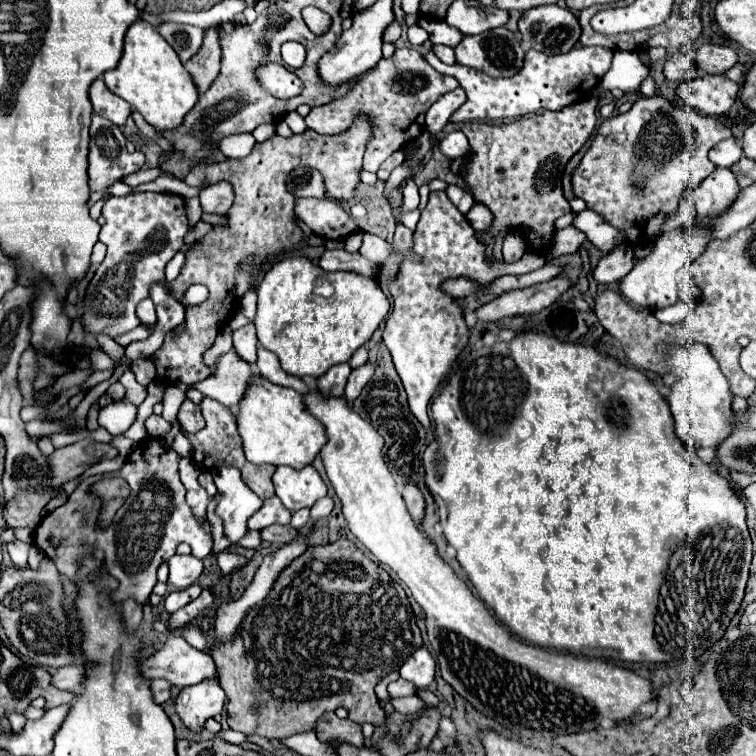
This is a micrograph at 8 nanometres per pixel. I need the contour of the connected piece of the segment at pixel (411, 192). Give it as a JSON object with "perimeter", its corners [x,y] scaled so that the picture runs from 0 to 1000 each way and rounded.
{"perimeter":[[[538,238],[536,249],[533,249],[533,257],[536,257],[536,265],[533,265],[533,278],[544,278],[544,275],[552,275],[554,272],[554,254],[552,254],[552,243],[549,238]]]}

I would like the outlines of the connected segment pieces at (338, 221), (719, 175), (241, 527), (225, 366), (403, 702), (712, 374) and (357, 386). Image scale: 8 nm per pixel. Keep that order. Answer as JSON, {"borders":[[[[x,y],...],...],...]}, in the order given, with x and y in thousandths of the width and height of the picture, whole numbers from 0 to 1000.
{"borders":[[[[396,262],[390,280],[414,304],[414,310],[430,317],[459,315],[462,310],[475,304],[454,270],[440,262]]],[[[948,222],[938,230],[927,243],[909,254],[909,262],[917,265],[922,275],[922,288],[935,291],[935,286],[946,286],[946,280],[956,280],[967,265],[978,257],[978,246],[972,243],[972,233],[964,222]]],[[[292,614],[279,627],[292,653],[287,683],[295,685],[300,712],[313,720],[327,704],[327,685],[345,672],[345,659],[319,635],[319,624],[311,616]]],[[[306,460],[300,468],[295,468],[279,492],[279,497],[263,508],[258,508],[261,516],[266,516],[271,524],[292,532],[295,537],[313,537],[316,529],[324,524],[327,511],[332,508],[332,500],[340,492],[329,479],[324,479],[311,460]]],[[[549,918],[546,921],[536,921],[536,923],[517,923],[517,931],[520,931],[520,937],[525,942],[541,944],[541,947],[549,947],[549,944],[562,939],[562,929],[557,923],[552,923]]],[[[911,455],[911,458],[885,458],[888,471],[882,476],[885,481],[885,513],[888,521],[882,526],[888,548],[893,553],[896,574],[903,585],[911,587],[911,579],[917,585],[917,595],[922,593],[948,593],[959,579],[967,577],[967,529],[970,521],[964,516],[964,505],[951,492],[951,481],[946,481],[946,474],[940,466],[935,466],[935,458],[930,455]]],[[[485,479],[483,484],[478,484],[478,487],[472,487],[472,489],[467,489],[464,492],[464,497],[462,497],[462,505],[459,505],[459,513],[456,513],[456,521],[454,521],[454,526],[459,529],[459,532],[467,532],[475,521],[478,521],[478,516],[480,516],[480,511],[485,508],[485,503],[493,497],[493,484]]]]}

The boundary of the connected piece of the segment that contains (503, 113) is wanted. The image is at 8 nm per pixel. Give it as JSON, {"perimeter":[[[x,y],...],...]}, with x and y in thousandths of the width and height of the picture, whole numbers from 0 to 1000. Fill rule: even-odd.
{"perimeter":[[[766,61],[755,63],[750,71],[724,74],[710,66],[694,71],[692,90],[676,103],[649,103],[642,95],[618,90],[612,85],[586,85],[573,69],[565,71],[565,82],[583,98],[599,101],[607,114],[618,122],[618,135],[597,153],[597,161],[647,161],[663,156],[687,156],[713,146],[745,146],[747,140],[776,132],[792,114],[795,103],[808,87],[811,66],[798,61]]]}

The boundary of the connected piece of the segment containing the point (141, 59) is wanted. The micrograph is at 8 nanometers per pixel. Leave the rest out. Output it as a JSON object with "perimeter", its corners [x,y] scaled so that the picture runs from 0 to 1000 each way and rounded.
{"perimeter":[[[181,26],[165,45],[165,63],[155,90],[136,98],[142,116],[168,132],[187,148],[194,164],[208,175],[229,172],[242,164],[245,151],[261,138],[263,122],[253,98],[242,90],[234,69],[218,56],[218,50],[192,26]]]}

